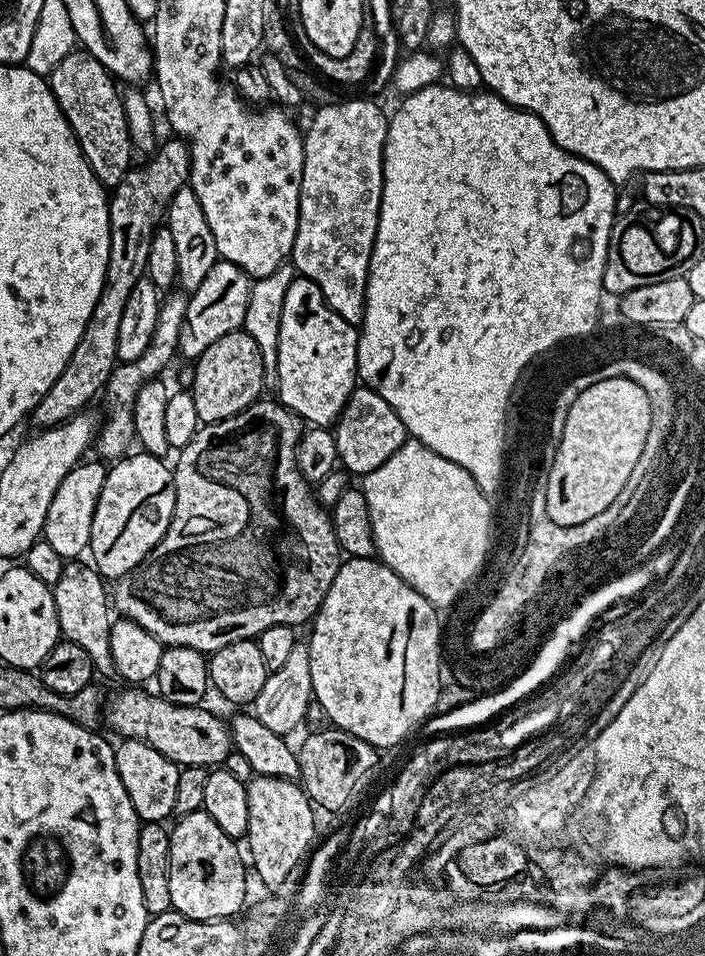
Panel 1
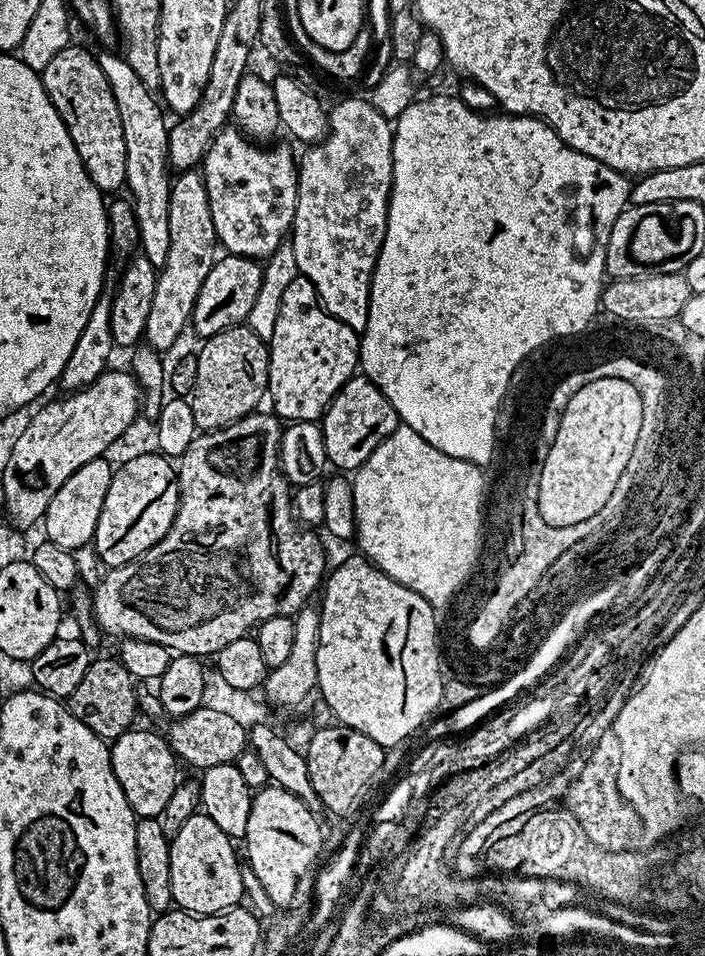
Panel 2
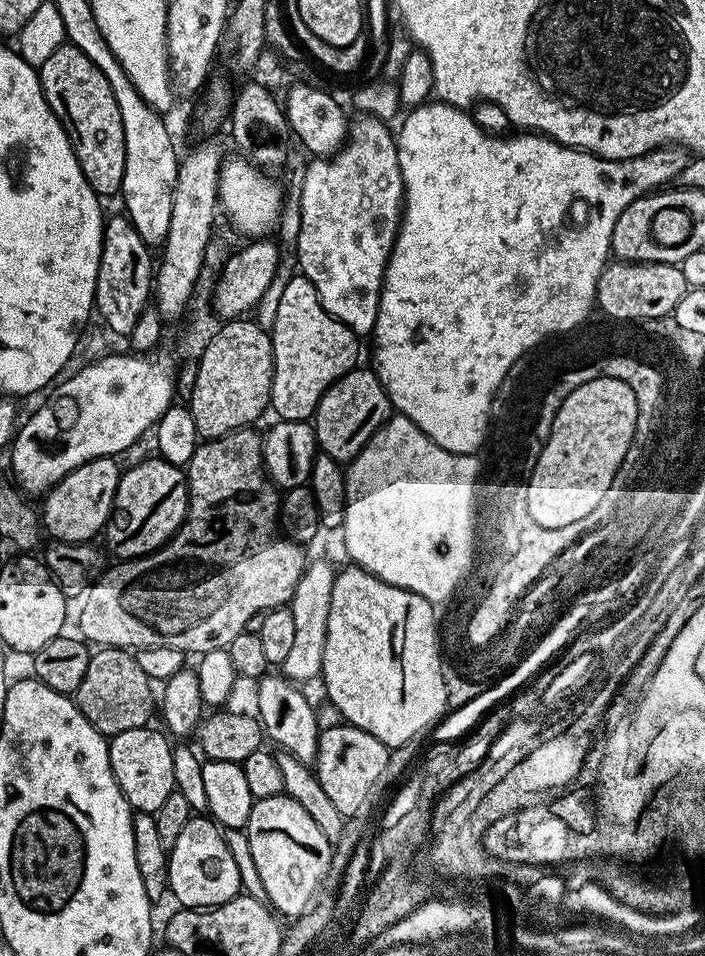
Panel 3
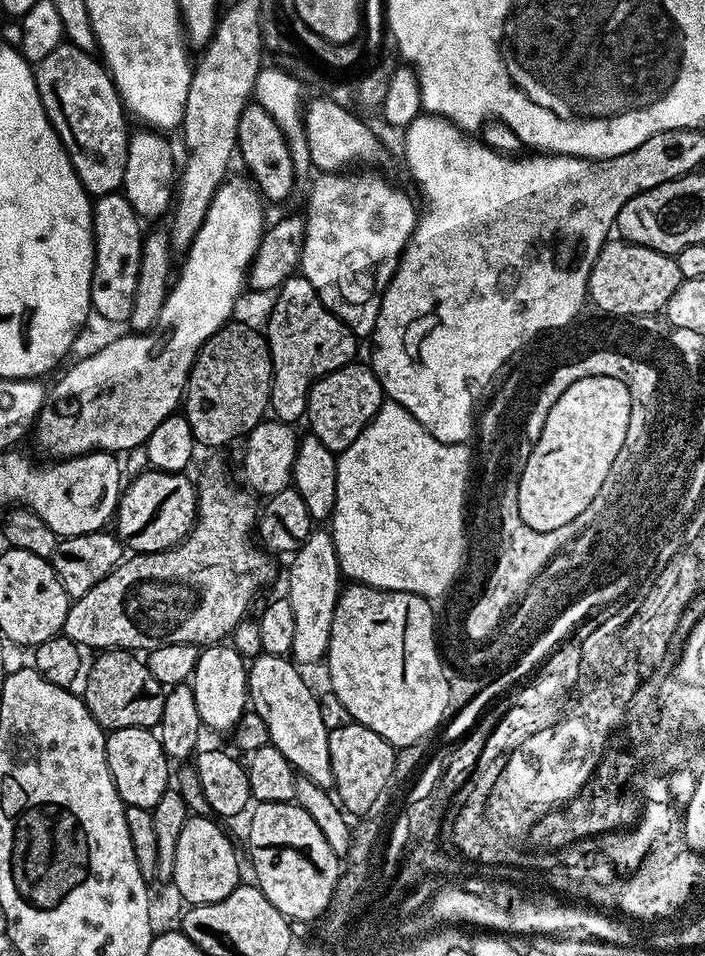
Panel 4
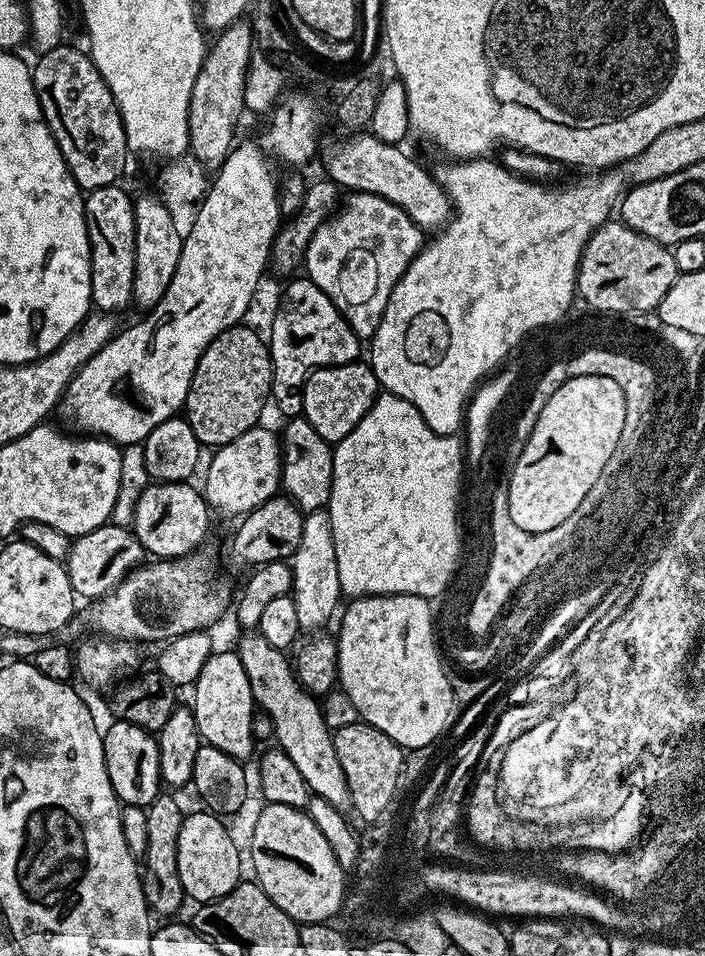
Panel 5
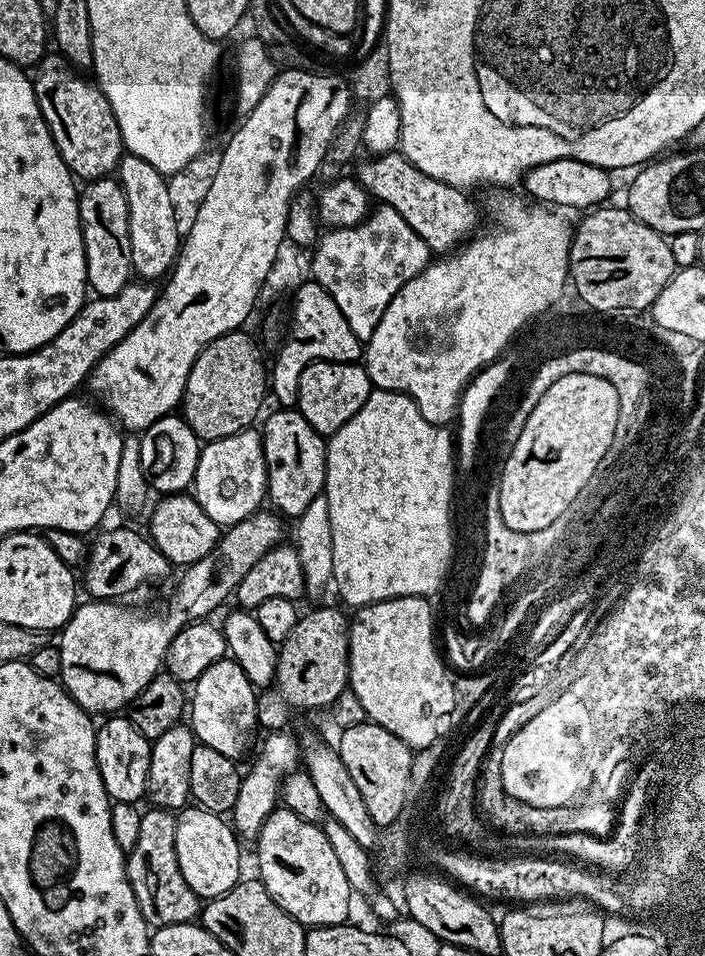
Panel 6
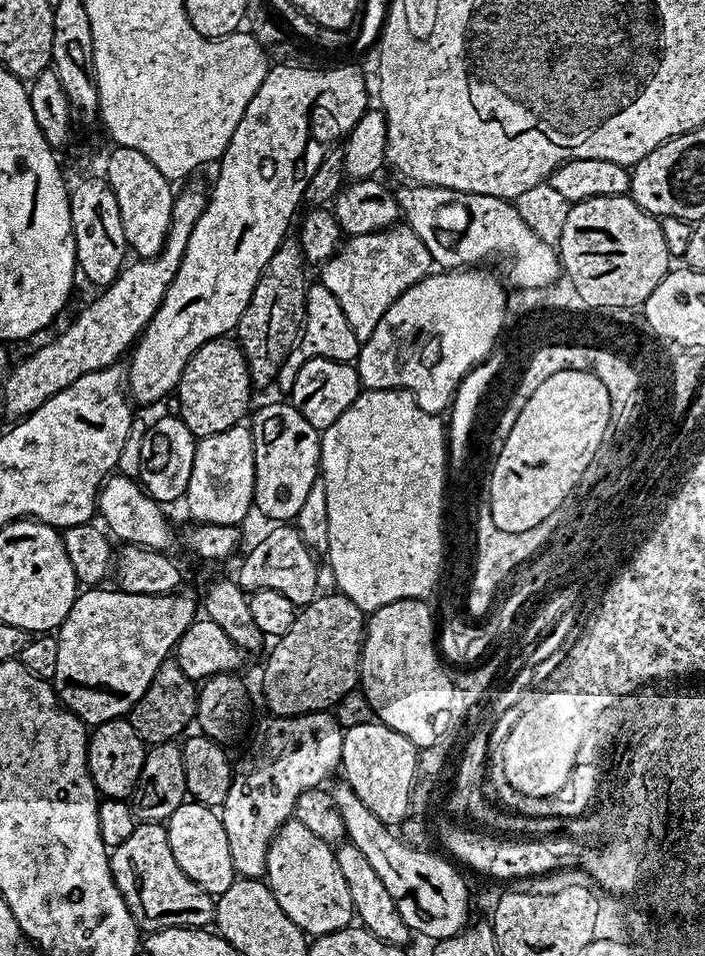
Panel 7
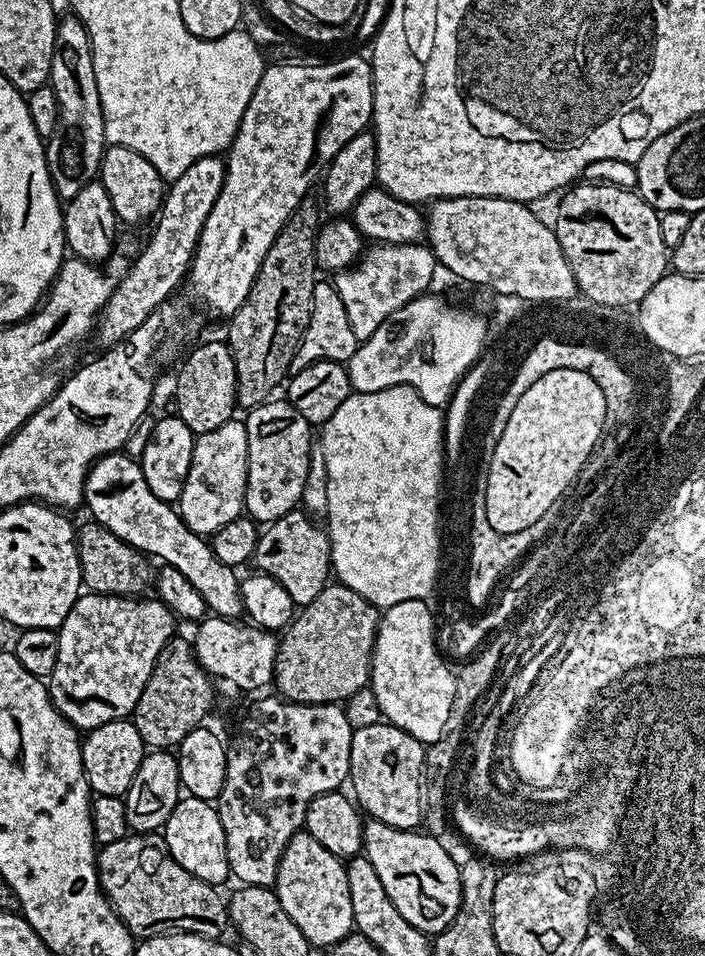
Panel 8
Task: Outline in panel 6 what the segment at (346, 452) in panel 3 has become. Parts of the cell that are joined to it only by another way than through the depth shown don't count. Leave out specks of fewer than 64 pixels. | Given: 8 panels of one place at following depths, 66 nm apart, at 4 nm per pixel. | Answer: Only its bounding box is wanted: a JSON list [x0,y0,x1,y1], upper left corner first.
[296,360,374,438]

